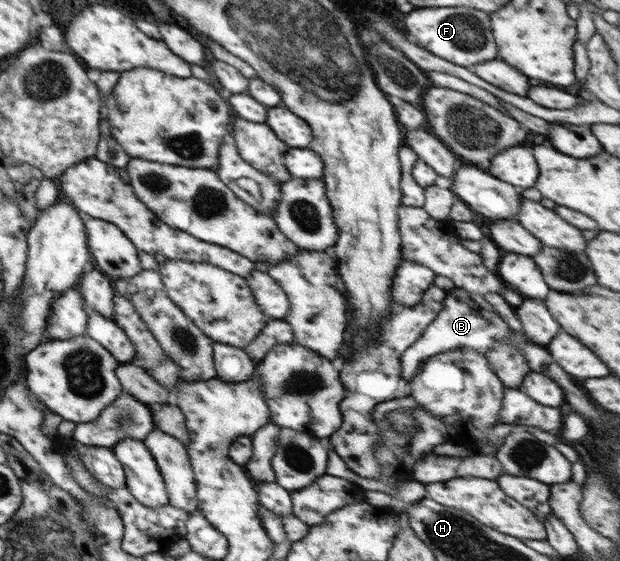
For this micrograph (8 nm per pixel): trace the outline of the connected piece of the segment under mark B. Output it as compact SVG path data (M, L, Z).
M452 288L447 291L446 299L438 316L422 332L422 335L406 350L401 357L402 378L408 382L421 371L422 364L439 353L450 352L453 349L468 348L485 353L496 345L498 339L510 335L509 325L504 320L488 310L482 311L468 292L462 288Z

